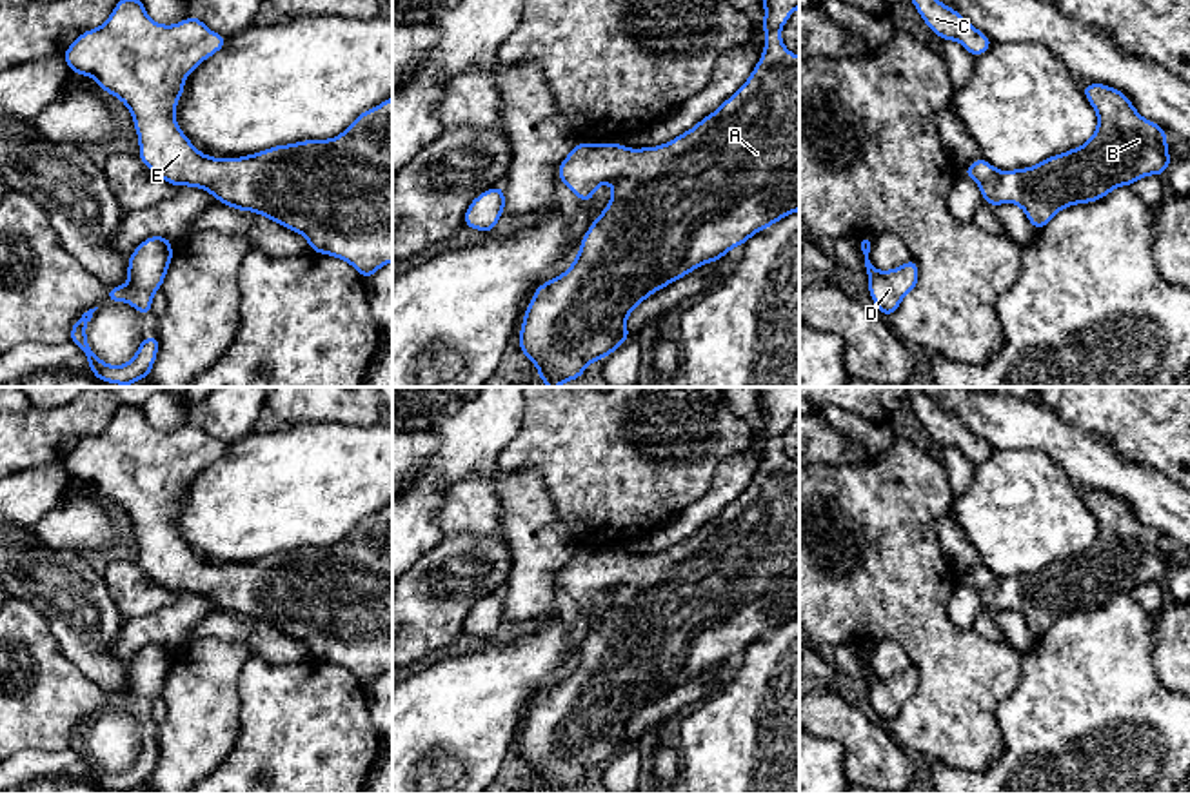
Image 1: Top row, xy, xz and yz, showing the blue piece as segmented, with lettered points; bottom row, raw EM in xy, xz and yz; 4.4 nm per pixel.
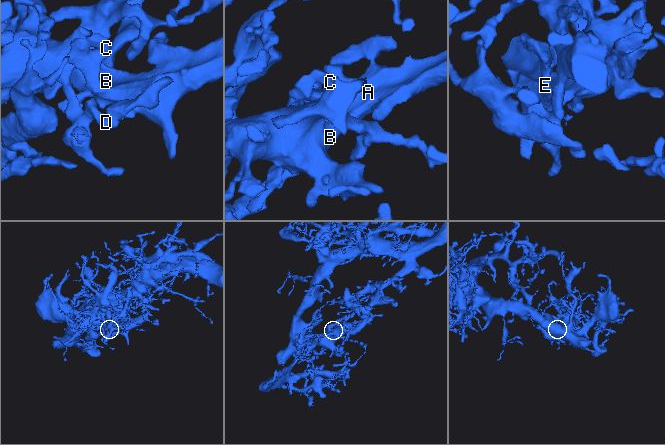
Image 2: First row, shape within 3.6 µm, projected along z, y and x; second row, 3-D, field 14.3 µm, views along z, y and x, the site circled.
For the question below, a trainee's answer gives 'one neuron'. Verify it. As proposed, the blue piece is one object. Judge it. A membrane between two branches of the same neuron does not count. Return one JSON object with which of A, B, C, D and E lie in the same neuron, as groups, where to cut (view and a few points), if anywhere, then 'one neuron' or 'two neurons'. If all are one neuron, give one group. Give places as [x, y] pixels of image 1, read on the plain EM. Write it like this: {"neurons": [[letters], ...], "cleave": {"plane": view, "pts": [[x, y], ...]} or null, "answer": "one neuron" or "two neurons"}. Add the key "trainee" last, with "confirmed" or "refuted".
{"neurons": [["A", "B", "C", "D", "E"]], "cleave": null, "answer": "one neuron", "trainee": "confirmed"}

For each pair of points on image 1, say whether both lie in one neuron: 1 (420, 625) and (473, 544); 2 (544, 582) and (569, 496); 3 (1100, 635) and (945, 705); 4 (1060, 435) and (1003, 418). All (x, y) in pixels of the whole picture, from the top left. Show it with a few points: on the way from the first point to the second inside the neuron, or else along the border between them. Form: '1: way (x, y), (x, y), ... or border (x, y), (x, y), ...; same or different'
1: way (427, 605), (466, 564); same
2: border (542, 484), (575, 549); different
3: border (1021, 655), (1018, 685), (998, 707); different
4: way (1045, 431), (1031, 424), (1018, 424); same

